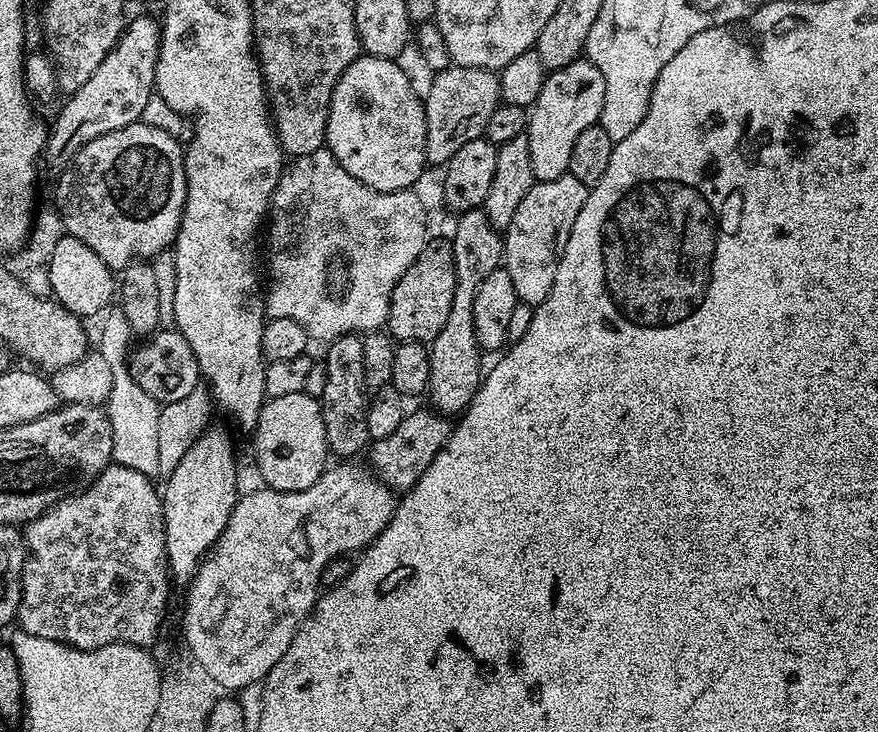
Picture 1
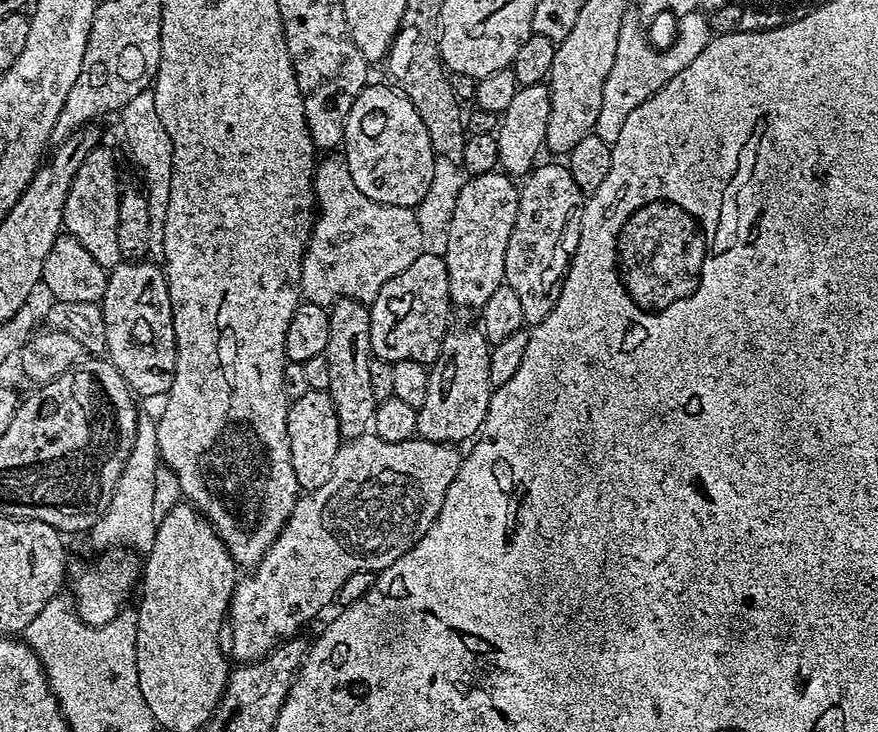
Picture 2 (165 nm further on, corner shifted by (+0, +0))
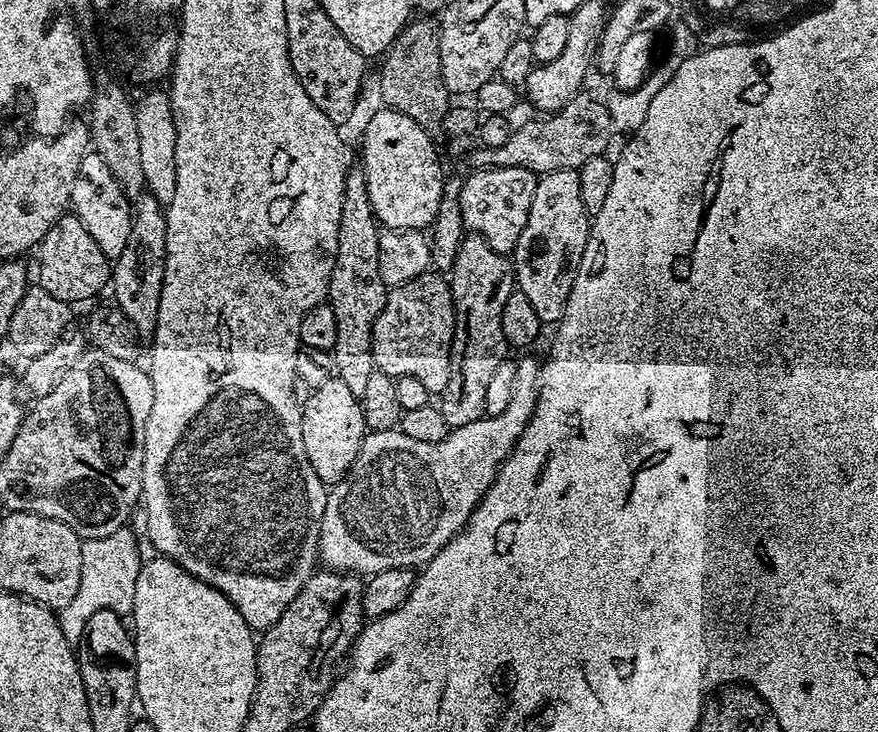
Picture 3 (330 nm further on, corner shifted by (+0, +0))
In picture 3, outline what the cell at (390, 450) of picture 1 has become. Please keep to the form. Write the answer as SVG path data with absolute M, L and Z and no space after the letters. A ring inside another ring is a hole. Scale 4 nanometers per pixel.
M468 234L454 258L450 283L456 307L456 333L452 339L450 382L446 382L446 390L439 393L438 407L449 429L454 429L484 416L486 386L510 352L502 334L502 306L506 306L506 298L510 298L516 288L516 278L512 261L505 253L495 252L486 238Z

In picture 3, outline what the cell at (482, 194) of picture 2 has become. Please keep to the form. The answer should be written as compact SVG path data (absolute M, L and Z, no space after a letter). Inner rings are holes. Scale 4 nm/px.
M481 168L471 174L465 179L460 199L465 229L486 238L495 252L512 253L518 238L522 238L522 230L526 230L538 176L524 168Z

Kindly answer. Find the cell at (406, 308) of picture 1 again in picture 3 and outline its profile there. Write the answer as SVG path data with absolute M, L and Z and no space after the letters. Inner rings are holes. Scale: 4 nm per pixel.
M429 270L423 272L418 278L414 278L405 284L395 285L389 291L382 314L378 318L378 322L372 324L372 363L375 371L384 372L387 376L399 378L401 376L409 376L410 378L418 378L418 382L422 382L422 386L426 386L426 390L430 394L439 394L446 390L446 382L450 382L450 362L452 361L452 339L456 333L456 307L452 301L451 283L443 275L437 274L435 271Z

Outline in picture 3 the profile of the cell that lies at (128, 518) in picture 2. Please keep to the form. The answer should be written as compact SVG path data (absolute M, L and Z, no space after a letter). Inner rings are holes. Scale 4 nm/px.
M122 527L106 538L83 541L82 582L78 582L78 594L74 594L74 599L71 600L70 606L61 608L58 612L62 632L66 634L68 640L79 642L84 633L86 622L90 622L90 618L94 618L94 614L98 614L100 610L114 610L121 614L131 613L134 606L134 582L138 582L142 555L140 556L140 548L136 545L135 534L128 531L127 527Z

